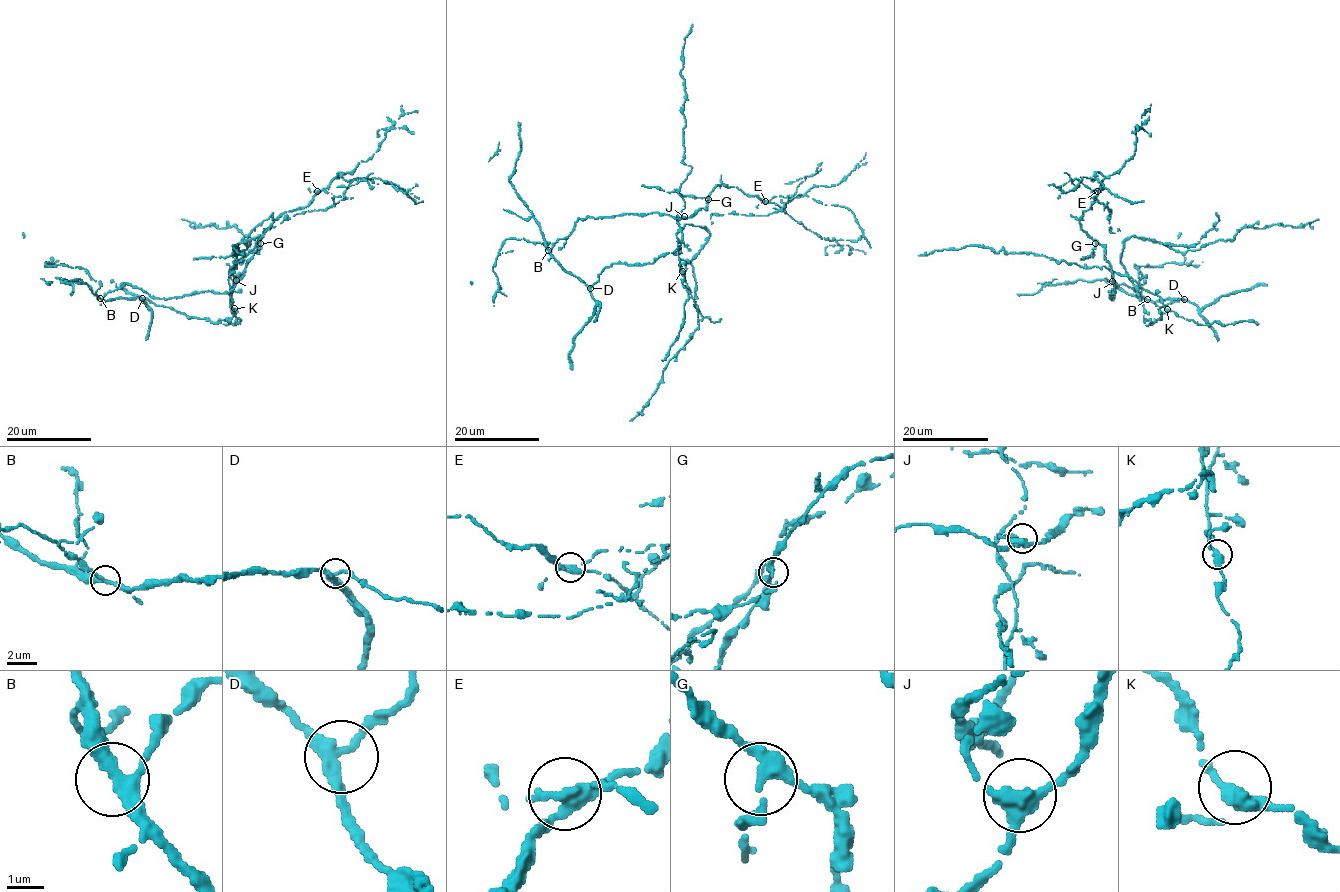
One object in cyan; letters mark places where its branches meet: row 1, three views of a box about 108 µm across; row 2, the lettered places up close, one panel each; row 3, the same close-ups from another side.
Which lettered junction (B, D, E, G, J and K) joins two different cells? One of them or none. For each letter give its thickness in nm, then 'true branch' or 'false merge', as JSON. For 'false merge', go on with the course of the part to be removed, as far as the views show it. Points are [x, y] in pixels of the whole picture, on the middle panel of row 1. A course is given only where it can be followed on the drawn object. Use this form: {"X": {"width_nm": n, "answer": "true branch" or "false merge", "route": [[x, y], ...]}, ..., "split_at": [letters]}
{"B": {"width_nm": 300, "answer": "true branch"}, "D": {"width_nm": 300, "answer": "true branch"}, "E": {"width_nm": 300, "answer": "false merge", "route": [[766, 202], [775, 196], [792, 197], [779, 210], [767, 215], [711, 213], [711, 224]]}, "G": {"width_nm": 280, "answer": "true branch"}, "J": {"width_nm": 340, "answer": "true branch"}, "K": {"width_nm": 300, "answer": "true branch"}, "split_at": ["E"]}

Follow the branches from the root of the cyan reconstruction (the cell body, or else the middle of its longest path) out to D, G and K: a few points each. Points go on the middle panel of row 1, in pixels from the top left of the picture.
D: (680, 219), (658, 212), (579, 219), (572, 231), (552, 246), (551, 256), (590, 288)
G: (680, 219), (690, 217), (705, 208), (708, 199)
K: (680, 219), (683, 219), (678, 215), (676, 223), (683, 234), (678, 248), (682, 271)

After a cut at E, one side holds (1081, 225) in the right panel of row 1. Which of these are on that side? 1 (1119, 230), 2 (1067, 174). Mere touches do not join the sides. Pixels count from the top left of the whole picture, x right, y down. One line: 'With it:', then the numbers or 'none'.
With it: none

